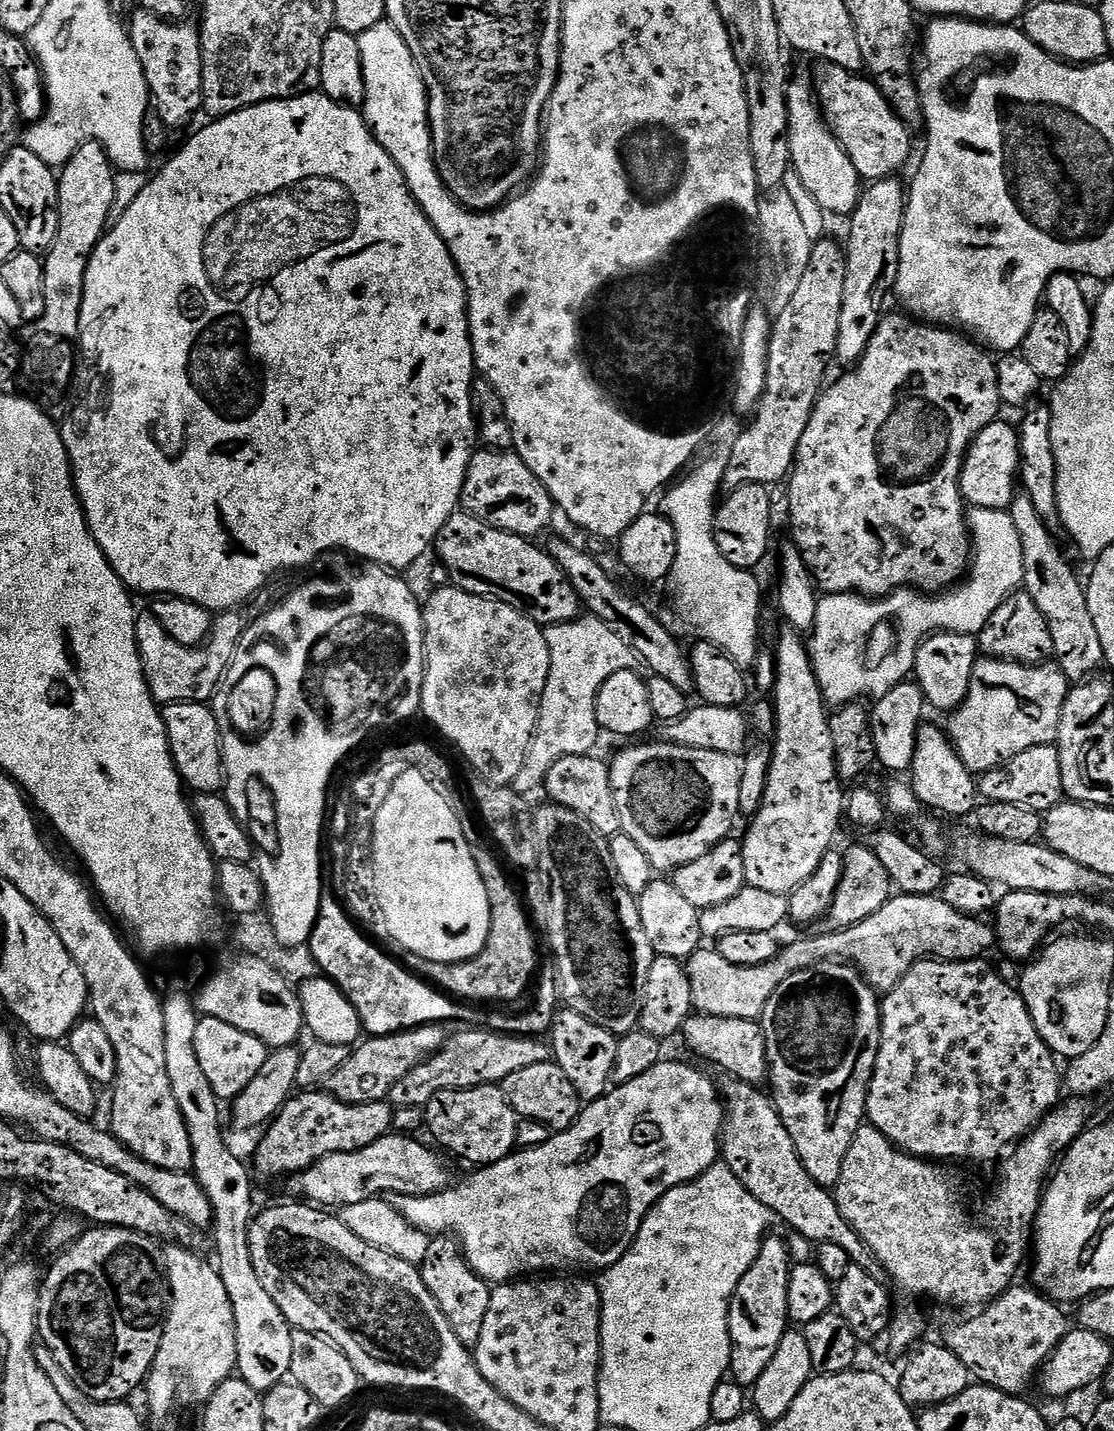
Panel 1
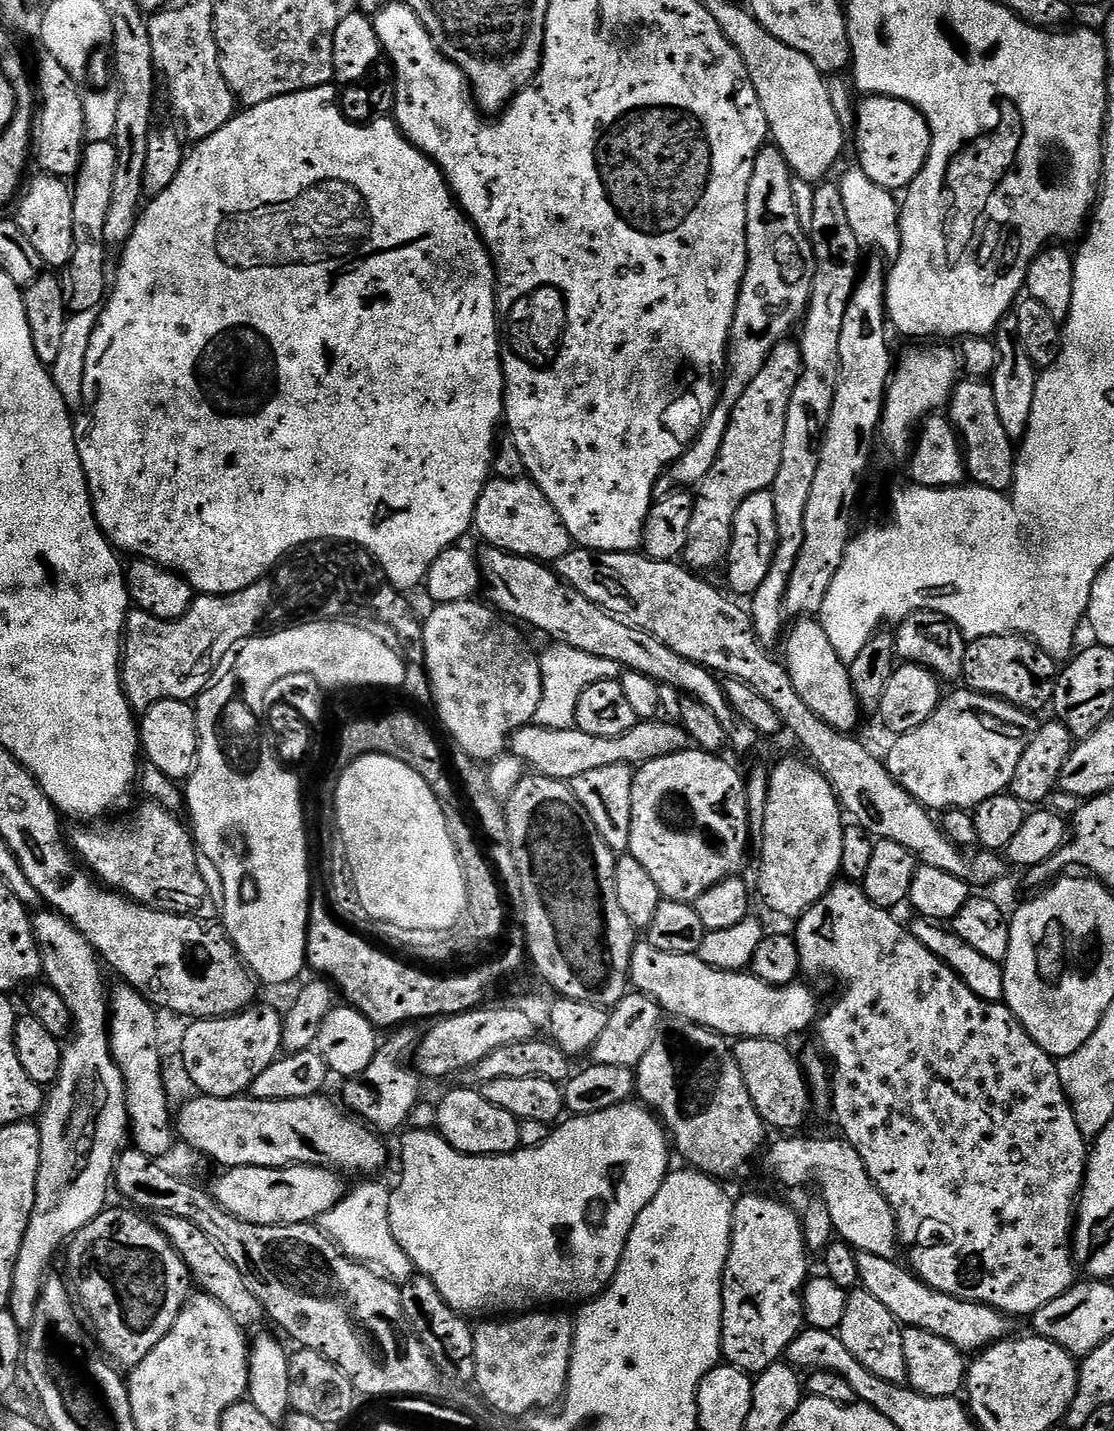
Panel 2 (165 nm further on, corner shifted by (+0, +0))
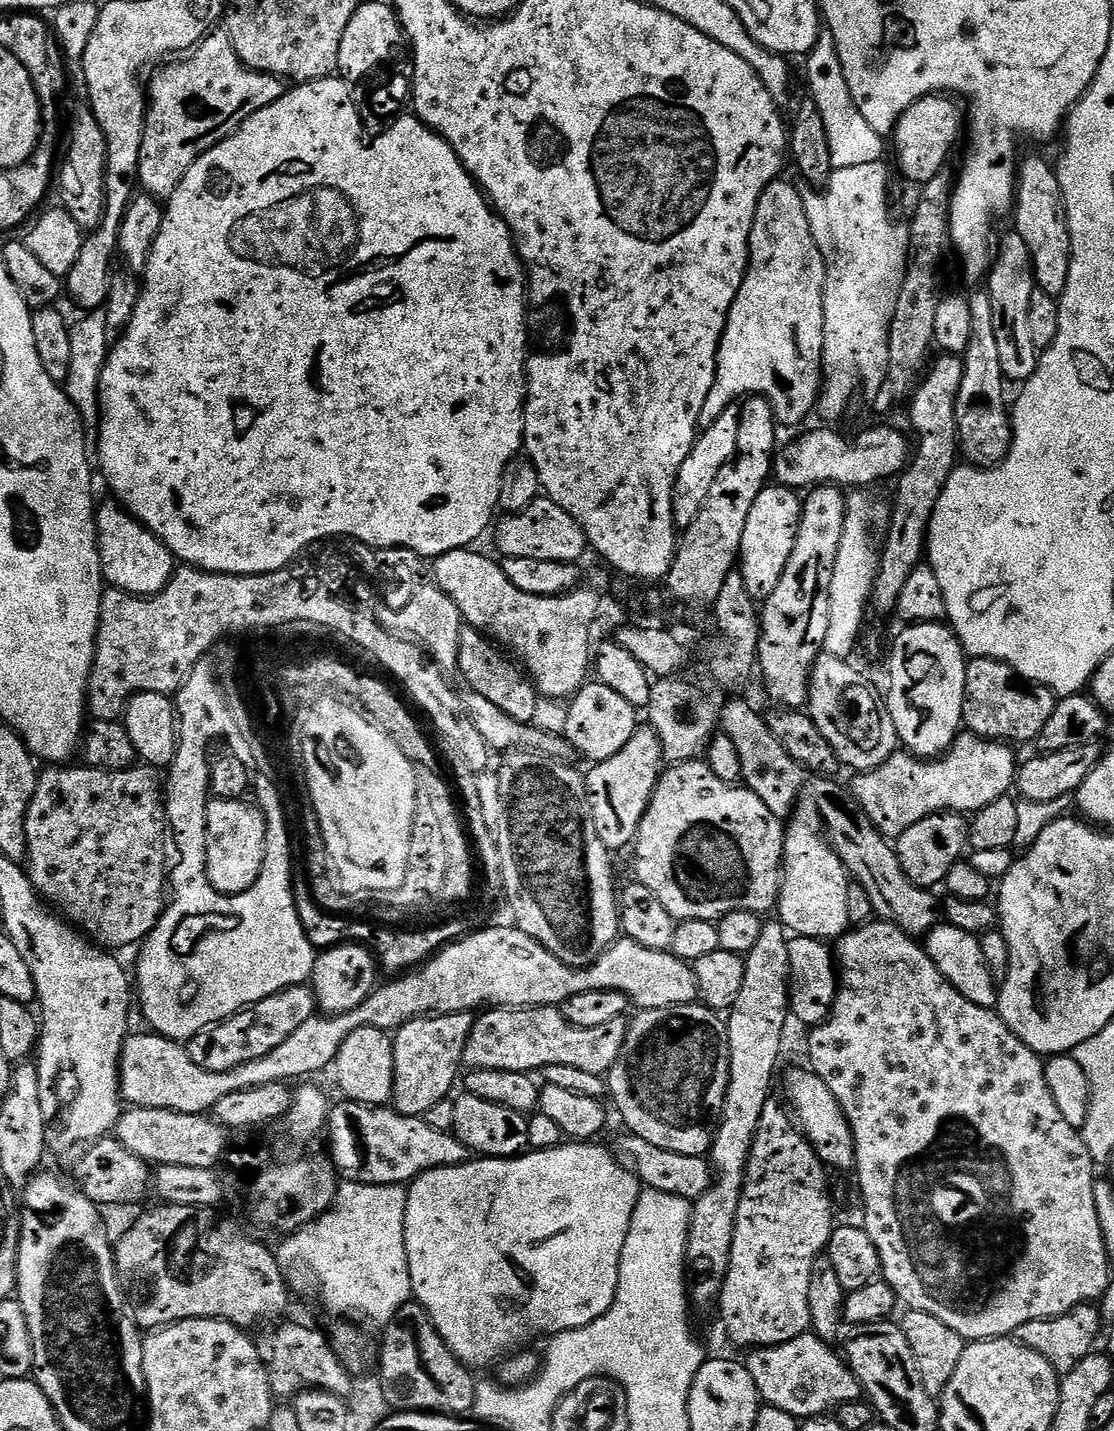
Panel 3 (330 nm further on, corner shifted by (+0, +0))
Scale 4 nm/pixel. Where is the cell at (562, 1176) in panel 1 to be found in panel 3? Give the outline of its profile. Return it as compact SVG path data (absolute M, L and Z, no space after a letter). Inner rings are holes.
M565 1142L557 1148L541 1152L528 1150L511 1158L472 1158L467 1164L431 1168L407 1185L404 1237L415 1303L428 1311L446 1346L450 1346L452 1353L469 1368L479 1370L487 1364L495 1365L521 1346L527 1345L524 1343L528 1340L528 1328L533 1328L536 1332L548 1332L547 1334L578 1330L594 1322L594 1318L602 1318L602 1314L610 1310L618 1290L622 1246L626 1246L626 1234L630 1234L630 1222L638 1206L642 1185L640 1179L625 1168L609 1149L608 1152L600 1142Z

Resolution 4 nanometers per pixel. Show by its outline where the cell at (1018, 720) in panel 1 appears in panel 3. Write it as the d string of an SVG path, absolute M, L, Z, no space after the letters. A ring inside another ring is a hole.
M964 730L942 758L917 758L907 750L898 750L882 766L853 775L850 791L872 825L886 838L895 838L927 816L939 812L974 814L994 798L1009 795L1018 767L1011 750L1007 743L984 740Z

